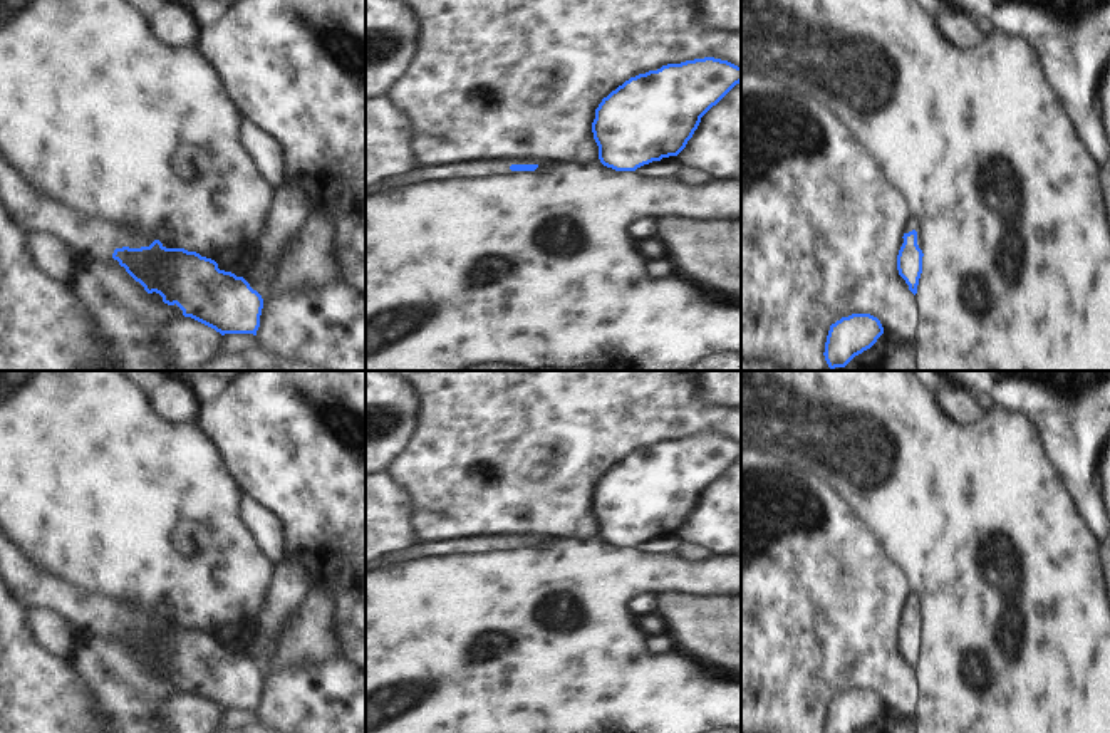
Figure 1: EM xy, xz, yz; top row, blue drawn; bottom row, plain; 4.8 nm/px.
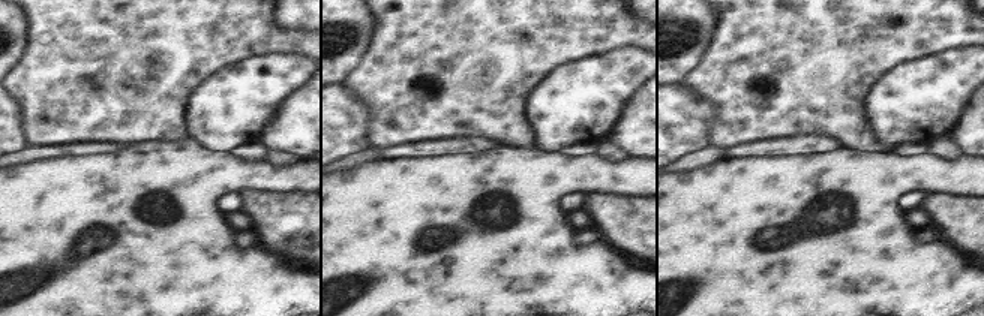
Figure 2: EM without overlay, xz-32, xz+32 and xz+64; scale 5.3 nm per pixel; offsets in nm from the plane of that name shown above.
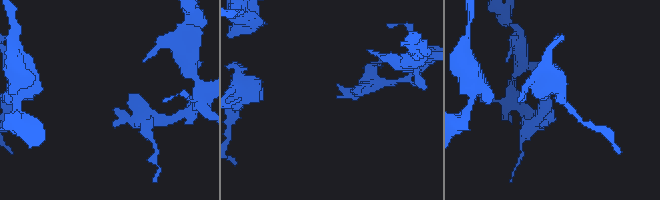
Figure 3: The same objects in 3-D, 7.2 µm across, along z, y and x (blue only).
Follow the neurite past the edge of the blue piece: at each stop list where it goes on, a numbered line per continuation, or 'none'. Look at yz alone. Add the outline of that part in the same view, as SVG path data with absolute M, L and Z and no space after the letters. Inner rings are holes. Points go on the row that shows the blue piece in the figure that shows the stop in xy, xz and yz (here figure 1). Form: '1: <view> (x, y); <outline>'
1: yz (912, 223); M910 216L909 221L907 221L907 225L905 225L905 228L904 228L904 233L909 233L909 231L912 231L912 230L917 231L917 245L919 245L919 248L924 252L924 245L922 245L922 242L921 242L921 225L917 223L915 218Z

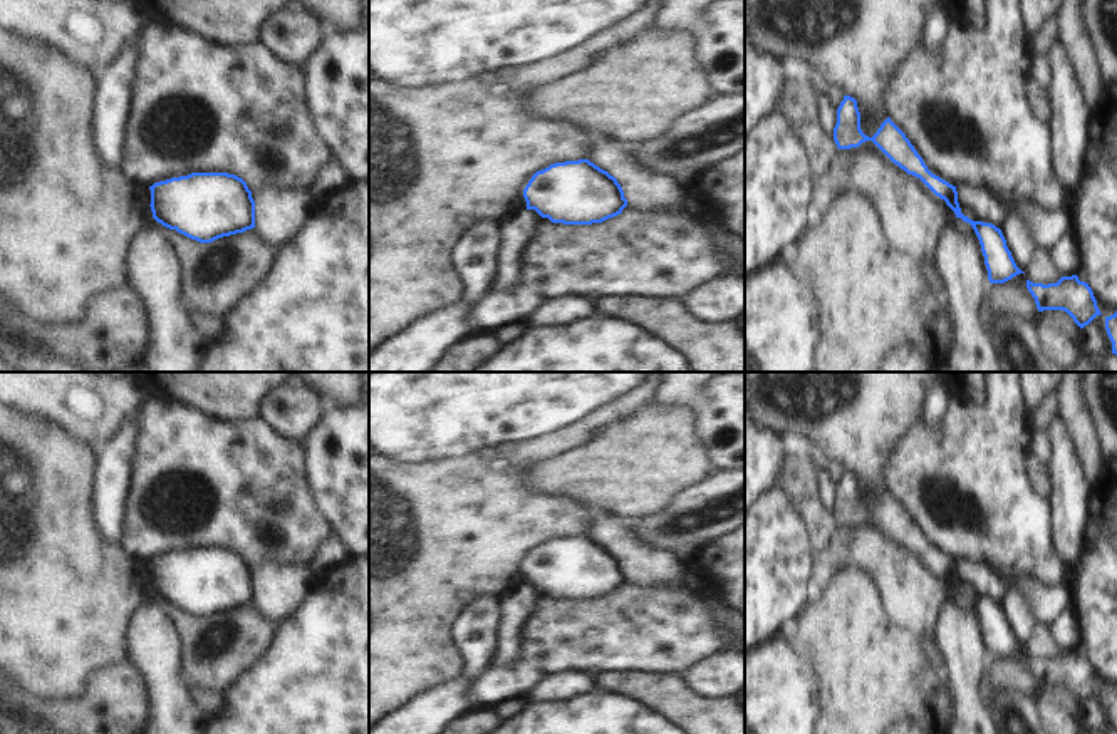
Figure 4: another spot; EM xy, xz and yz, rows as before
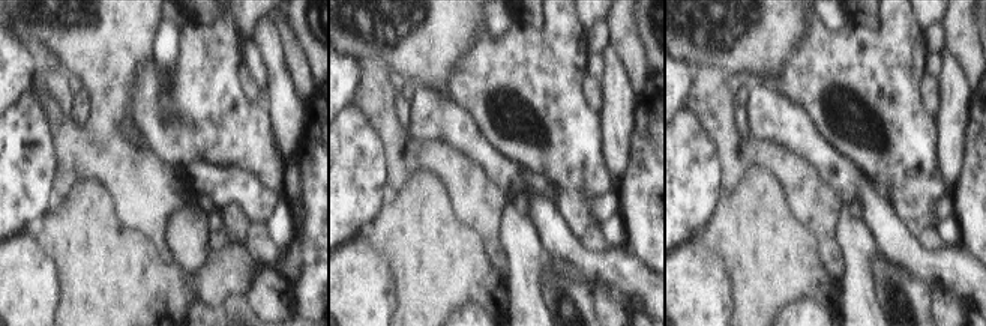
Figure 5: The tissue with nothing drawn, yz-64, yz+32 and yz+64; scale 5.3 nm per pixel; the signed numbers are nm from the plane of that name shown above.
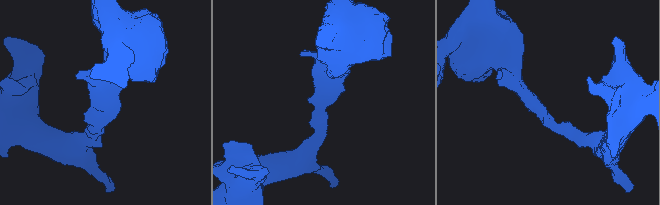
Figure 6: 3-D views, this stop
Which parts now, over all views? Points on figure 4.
none

